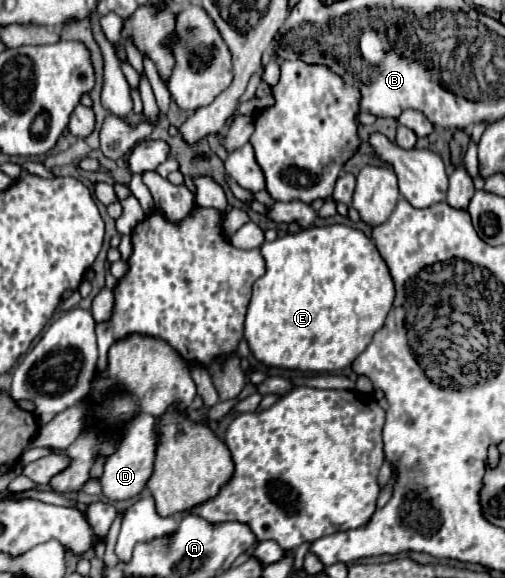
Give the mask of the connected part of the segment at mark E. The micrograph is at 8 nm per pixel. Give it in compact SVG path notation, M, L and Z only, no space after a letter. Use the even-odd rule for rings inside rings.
M332 224L264 242L260 252L266 260L266 272L254 282L244 322L244 339L254 358L264 366L302 372L338 372L350 366L372 342L374 332L382 328L394 300L394 282L374 242L352 226Z

